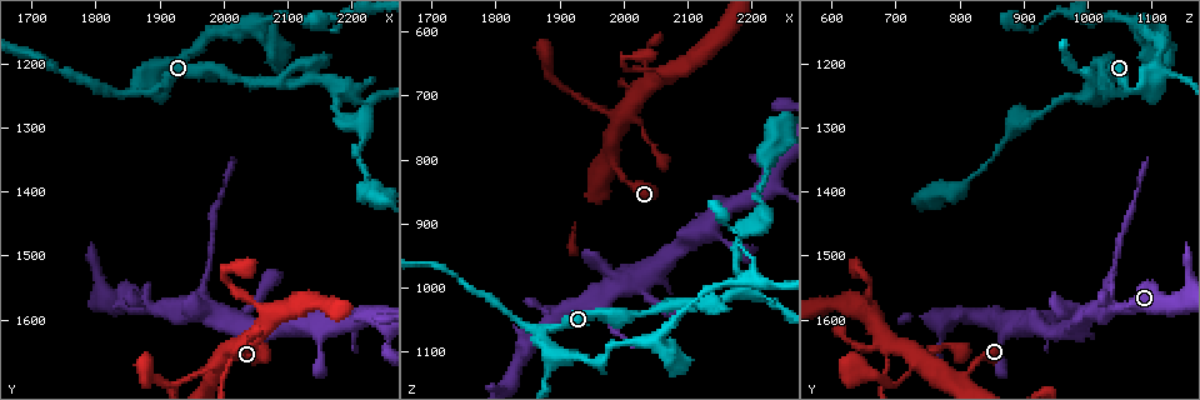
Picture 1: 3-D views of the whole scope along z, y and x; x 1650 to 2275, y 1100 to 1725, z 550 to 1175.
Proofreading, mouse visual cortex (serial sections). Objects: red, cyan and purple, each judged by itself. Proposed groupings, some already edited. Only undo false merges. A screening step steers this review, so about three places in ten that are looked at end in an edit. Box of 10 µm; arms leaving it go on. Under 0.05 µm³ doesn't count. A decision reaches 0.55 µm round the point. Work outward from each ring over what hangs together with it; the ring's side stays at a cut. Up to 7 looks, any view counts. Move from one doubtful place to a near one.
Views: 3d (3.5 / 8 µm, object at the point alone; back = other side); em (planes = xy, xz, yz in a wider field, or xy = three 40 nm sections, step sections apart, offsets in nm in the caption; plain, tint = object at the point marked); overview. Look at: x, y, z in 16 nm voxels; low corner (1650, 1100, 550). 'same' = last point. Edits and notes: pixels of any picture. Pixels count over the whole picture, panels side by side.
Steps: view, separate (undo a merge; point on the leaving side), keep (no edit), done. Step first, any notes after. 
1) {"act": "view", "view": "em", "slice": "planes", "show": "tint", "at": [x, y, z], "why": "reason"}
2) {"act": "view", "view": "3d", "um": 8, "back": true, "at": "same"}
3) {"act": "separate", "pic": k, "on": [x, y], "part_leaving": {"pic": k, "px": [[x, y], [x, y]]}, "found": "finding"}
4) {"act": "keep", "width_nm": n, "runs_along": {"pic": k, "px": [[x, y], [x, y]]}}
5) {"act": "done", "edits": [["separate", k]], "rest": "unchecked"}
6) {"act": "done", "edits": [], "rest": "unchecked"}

{"act": "view", "view": "em", "slice": "xy", "step": 1, "show": "tint", "at": [1875, 1245, 1065], "why": "four or more arms meet"}

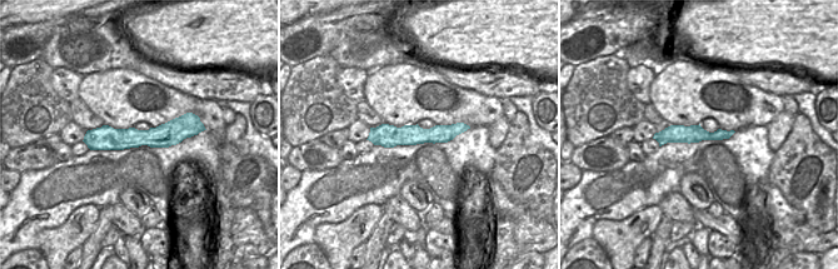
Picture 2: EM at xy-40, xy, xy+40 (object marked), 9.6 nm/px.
{"act": "view", "view": "3d", "um": 3.5, "at": "same", "why": "wider look"}

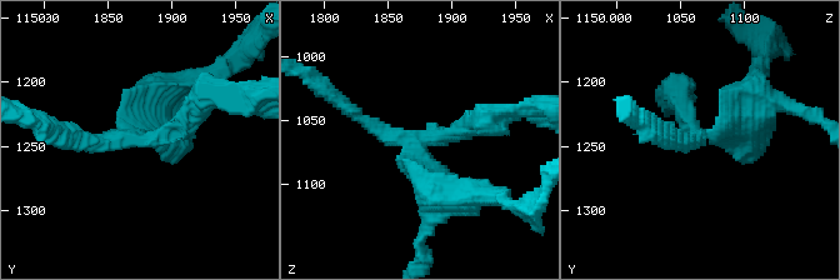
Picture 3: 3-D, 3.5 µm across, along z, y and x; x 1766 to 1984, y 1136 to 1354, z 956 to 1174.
{"act": "separate", "pic": 3, "on": [160, 111], "arm_widths_nm": [200, 250, 350, 350], "part_leaving": {"pic": 3, "px": [[418, 148], [436, 199], [486, 195]]}, "found": "a second cell is stuck on"}

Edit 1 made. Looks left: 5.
{"act": "view", "view": "3d", "um": 3.5, "back": true, "at": [1965, 1570, 1030]}

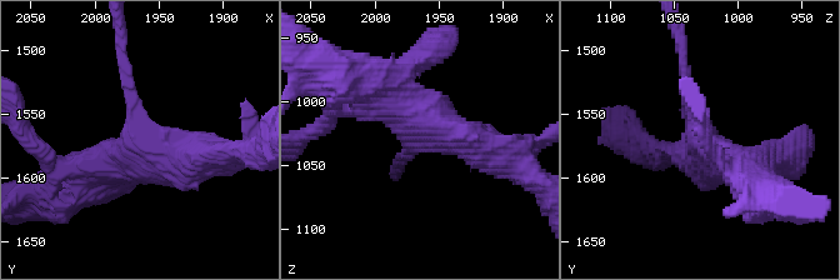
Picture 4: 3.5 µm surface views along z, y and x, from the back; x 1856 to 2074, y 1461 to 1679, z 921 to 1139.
{"act": "view", "view": "em", "slice": "xy", "step": 1, "show": "tint", "at": [1966, 1570, 1028]}

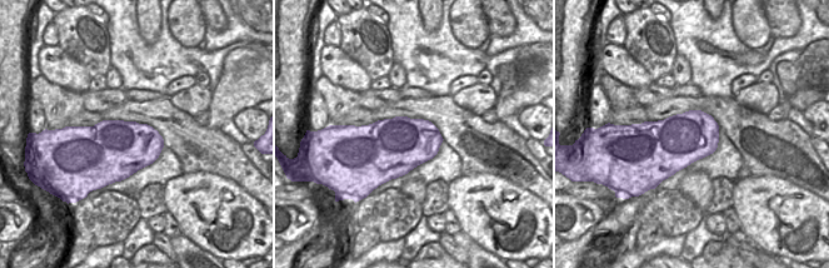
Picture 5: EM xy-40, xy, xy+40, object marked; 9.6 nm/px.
{"act": "separate", "pic": 4, "on": [123, 66], "arms": 3, "part_leaving": {"pic": 4, "px": [[134, 111], [119, 35]]}, "found": "two cells meet here"}

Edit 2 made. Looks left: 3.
{"act": "view", "view": "overview"}

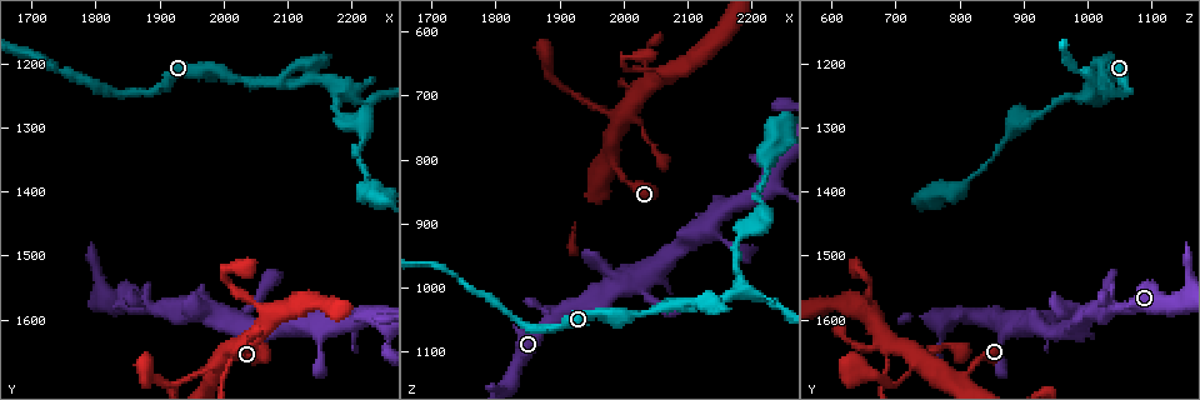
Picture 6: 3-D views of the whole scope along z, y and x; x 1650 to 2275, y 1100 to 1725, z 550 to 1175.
{"act": "view", "view": "3d", "um": 3.5, "at": [2180, 1245, 1010], "why": "a fork"}

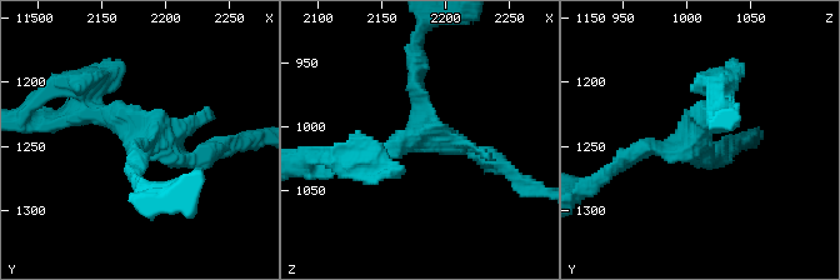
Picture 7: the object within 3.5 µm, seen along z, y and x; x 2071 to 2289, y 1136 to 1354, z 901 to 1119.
{"act": "view", "view": "em", "slice": "xy", "step": 3, "show": "tint", "at": [2182, 1244, 1010], "why": "need the tissue"}

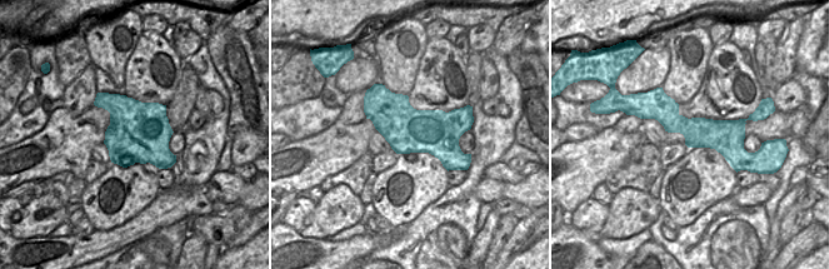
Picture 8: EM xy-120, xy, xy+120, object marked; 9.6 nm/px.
{"act": "keep", "runs_along": {"pic": 8, "px": [[643, 111], [690, 129], [742, 121]]}, "found": "one cell here"}

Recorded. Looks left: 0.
{"act": "done", "edits": [["separate", 3], ["separate", 4]], "rest": "unchecked"}

